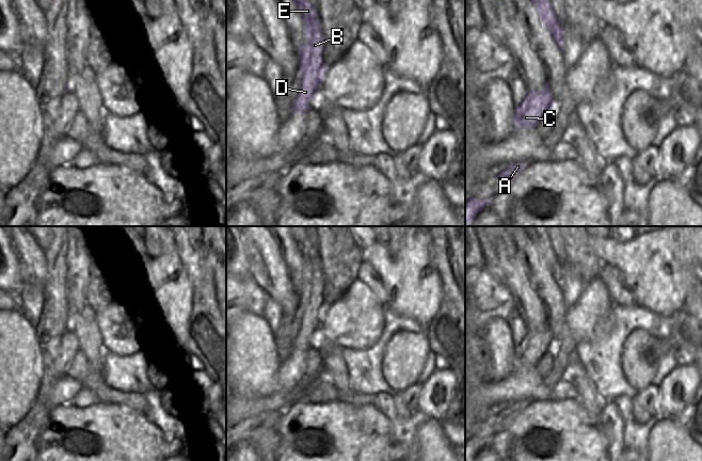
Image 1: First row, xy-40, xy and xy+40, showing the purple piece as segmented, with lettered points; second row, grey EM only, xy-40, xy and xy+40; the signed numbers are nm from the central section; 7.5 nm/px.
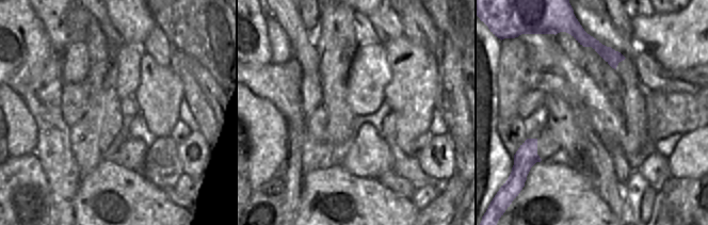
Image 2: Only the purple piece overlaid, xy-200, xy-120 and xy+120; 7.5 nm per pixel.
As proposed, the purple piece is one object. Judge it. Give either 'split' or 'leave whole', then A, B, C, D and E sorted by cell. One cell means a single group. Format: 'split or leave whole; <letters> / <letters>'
split; A C D / B E

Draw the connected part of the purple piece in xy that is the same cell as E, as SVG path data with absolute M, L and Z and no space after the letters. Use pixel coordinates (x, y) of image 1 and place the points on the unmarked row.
M289 226L290 235L301 252L305 263L305 275L307 282L299 288L299 308L302 313L309 303L313 296L322 296L324 280L318 258L318 251L312 245L305 226Z

